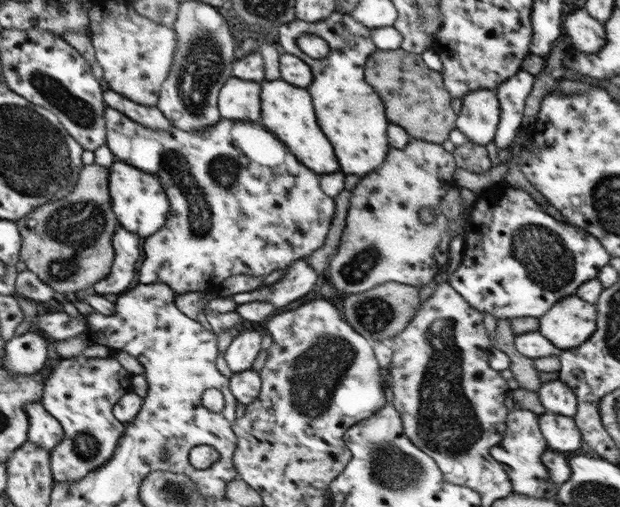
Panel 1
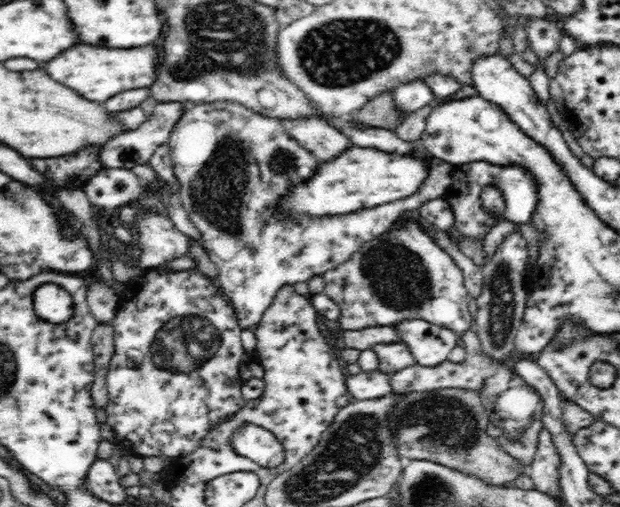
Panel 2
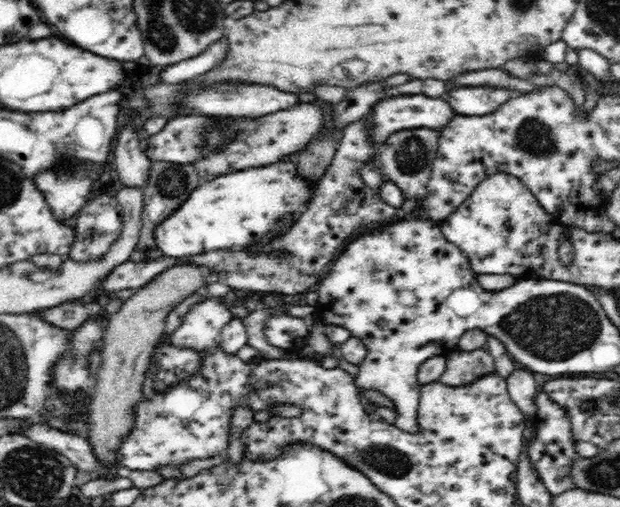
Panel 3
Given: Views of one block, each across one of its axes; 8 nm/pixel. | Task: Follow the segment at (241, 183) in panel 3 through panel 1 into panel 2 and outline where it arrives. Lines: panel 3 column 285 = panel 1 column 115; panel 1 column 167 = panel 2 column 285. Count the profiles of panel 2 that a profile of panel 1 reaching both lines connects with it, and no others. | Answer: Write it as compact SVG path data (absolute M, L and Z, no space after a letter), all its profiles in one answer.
M351 146L340 158L320 163L314 176L292 188L292 194L280 204L284 213L339 215L390 204L414 196L422 188L431 168L413 154L387 153L375 148Z

